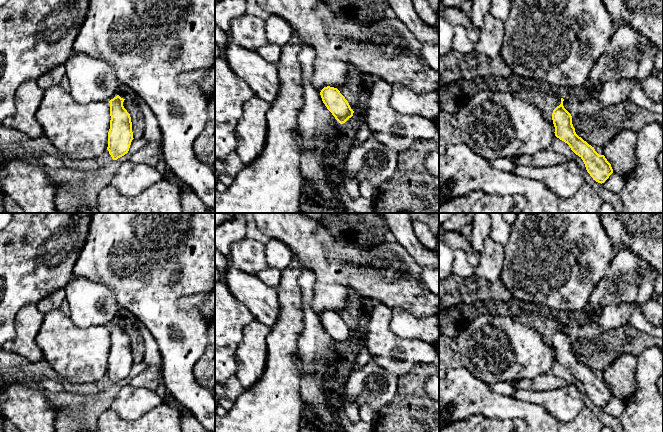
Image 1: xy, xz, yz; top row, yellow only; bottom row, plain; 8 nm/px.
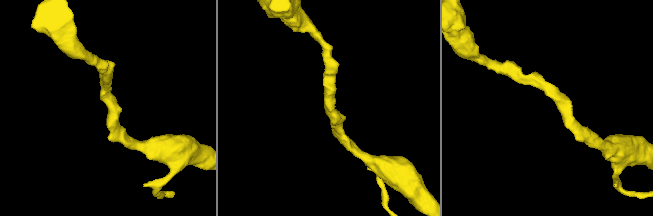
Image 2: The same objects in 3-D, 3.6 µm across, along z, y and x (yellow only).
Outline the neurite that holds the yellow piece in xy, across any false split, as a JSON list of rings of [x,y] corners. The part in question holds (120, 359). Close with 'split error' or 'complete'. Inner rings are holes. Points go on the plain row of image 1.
[[[117,319],[109,325],[111,344],[107,374],[113,384],[117,384],[127,378],[134,363],[131,341],[123,330],[124,324]]]; complete

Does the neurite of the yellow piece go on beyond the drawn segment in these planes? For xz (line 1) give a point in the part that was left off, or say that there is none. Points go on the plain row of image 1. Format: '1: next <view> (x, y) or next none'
1: next none

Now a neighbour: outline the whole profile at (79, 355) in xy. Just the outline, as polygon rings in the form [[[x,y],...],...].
[[[60,308],[45,314],[36,335],[44,359],[70,383],[96,383],[108,371],[109,325],[80,328]]]

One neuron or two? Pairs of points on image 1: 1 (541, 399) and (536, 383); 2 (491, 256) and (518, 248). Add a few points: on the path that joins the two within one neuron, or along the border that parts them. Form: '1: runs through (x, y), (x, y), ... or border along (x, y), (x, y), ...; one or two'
1: border along (562, 386), (556, 389), (538, 391), (518, 390); two
2: border along (504, 246), (503, 268), (500, 275); two

